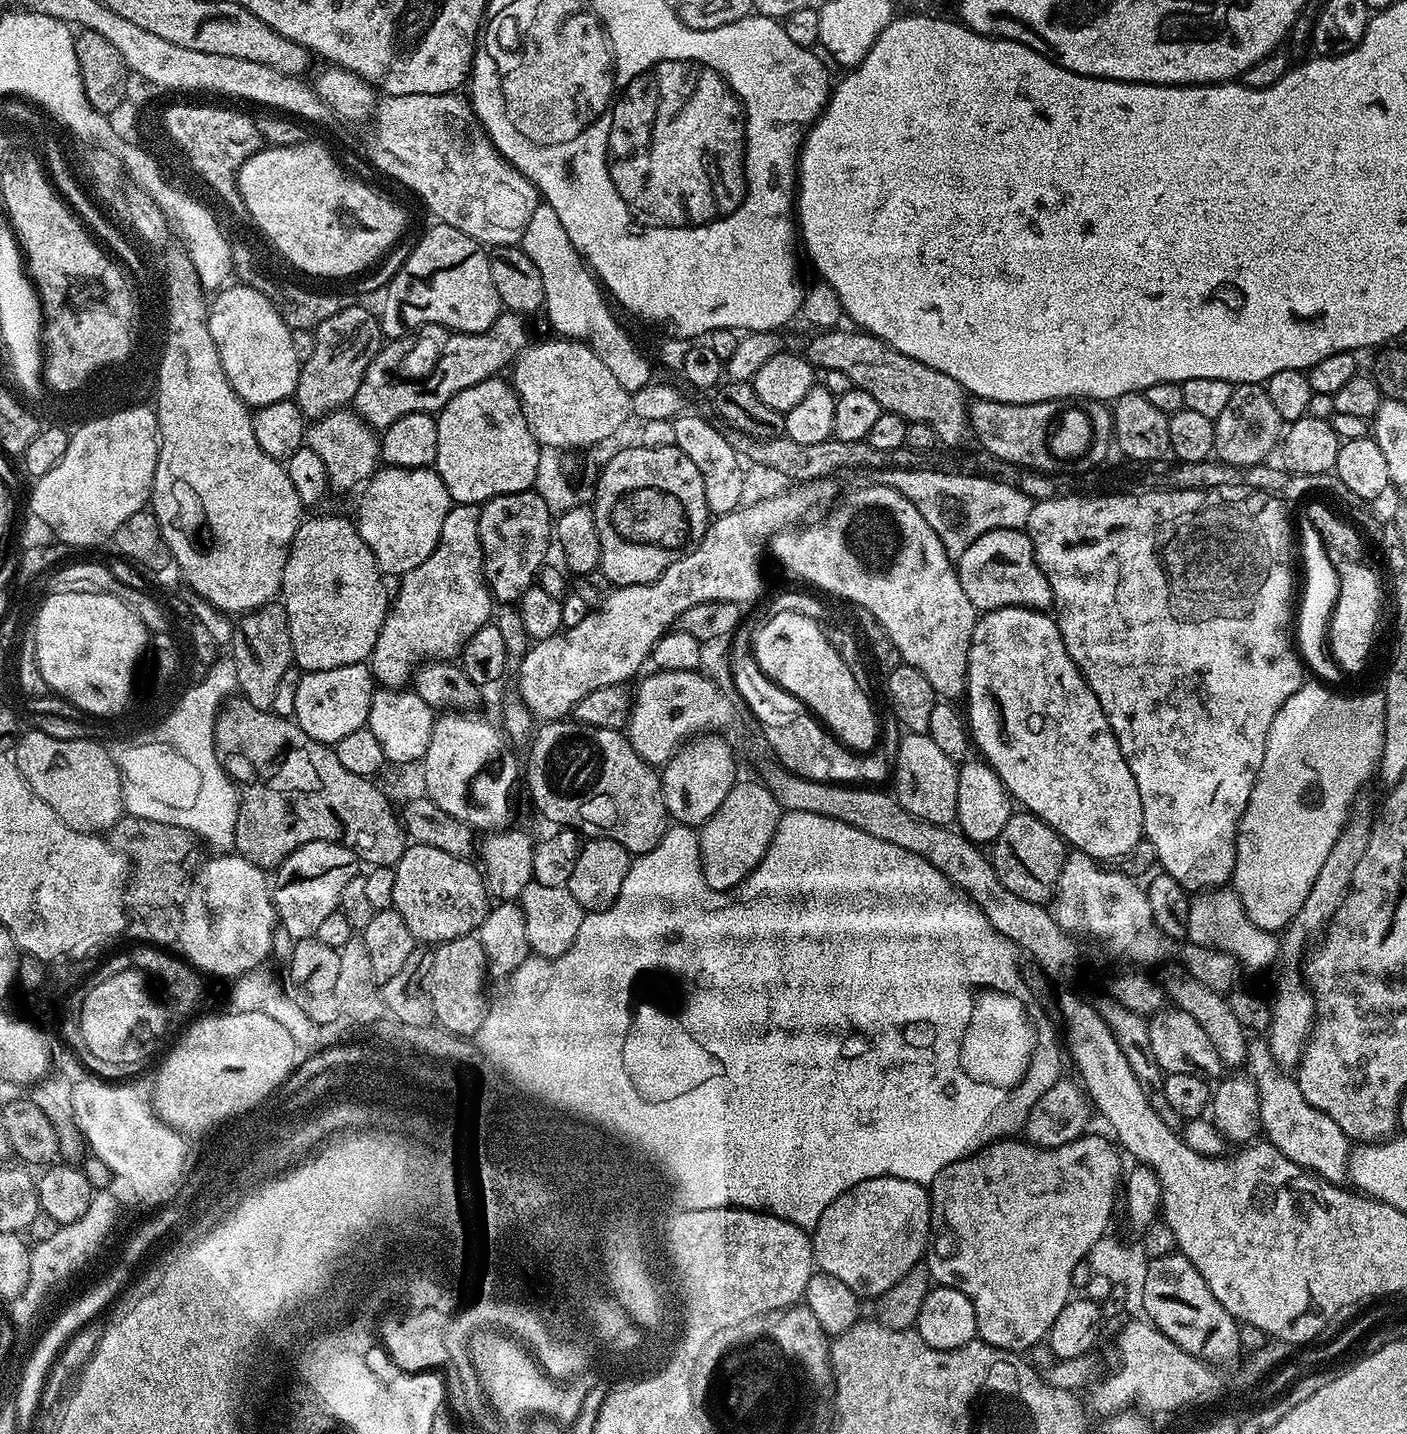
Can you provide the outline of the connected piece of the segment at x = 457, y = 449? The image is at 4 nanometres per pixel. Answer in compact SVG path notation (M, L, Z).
M507 379L483 380L456 392L454 398L450 398L448 405L440 409L436 416L436 429L438 454L434 471L442 478L453 502L479 506L495 496L526 492L533 487L542 448L536 443L534 434L530 434L520 409L520 400Z

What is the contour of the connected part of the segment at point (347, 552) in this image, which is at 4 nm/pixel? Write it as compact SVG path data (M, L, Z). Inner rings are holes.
M316 516L300 523L288 545L286 566L280 579L280 596L288 616L295 667L304 672L317 672L365 663L388 617L390 588L388 592L383 579L370 546L366 546L351 519Z

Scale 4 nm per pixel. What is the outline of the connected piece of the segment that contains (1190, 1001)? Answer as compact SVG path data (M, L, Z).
M1179 962L1165 963L1160 970L1158 980L1167 999L1180 1011L1190 1014L1190 1018L1194 1018L1194 1022L1198 1022L1198 1026L1202 1026L1202 1030L1206 1030L1206 1035L1210 1037L1210 1043L1214 1045L1214 1050L1218 1050L1218 1058L1224 1064L1225 1069L1239 1069L1236 1067L1239 1064L1243 1065L1248 1059L1250 1040L1246 1035L1245 1028L1239 1024L1237 1018L1234 1018L1234 1013L1228 1005L1227 995L1210 990L1210 986L1198 982L1198 978L1189 974L1188 969Z

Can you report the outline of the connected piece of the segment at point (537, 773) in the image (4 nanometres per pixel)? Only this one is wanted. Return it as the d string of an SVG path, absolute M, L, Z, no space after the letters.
M561 718L541 723L531 744L528 792L550 823L575 829L588 838L613 840L629 854L658 846L670 827L660 772L636 753L623 731Z

